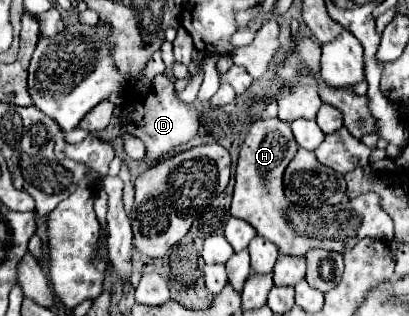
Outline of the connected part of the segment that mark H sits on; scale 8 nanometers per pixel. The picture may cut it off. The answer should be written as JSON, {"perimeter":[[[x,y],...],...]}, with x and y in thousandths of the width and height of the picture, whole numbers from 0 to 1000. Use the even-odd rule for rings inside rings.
{"perimeter":[[[682,377],[623,383],[584,478],[575,611],[560,674],[570,687],[614,706],[638,750],[677,775],[682,801],[721,813],[741,813],[756,788],[800,788],[844,801],[892,750],[936,763],[961,756],[961,699],[932,661],[927,623],[917,611],[892,611],[829,649],[785,661],[736,655],[702,636],[692,604],[692,547],[707,509],[721,497],[726,472],[731,465],[716,440],[707,389],[692,389]]]}

